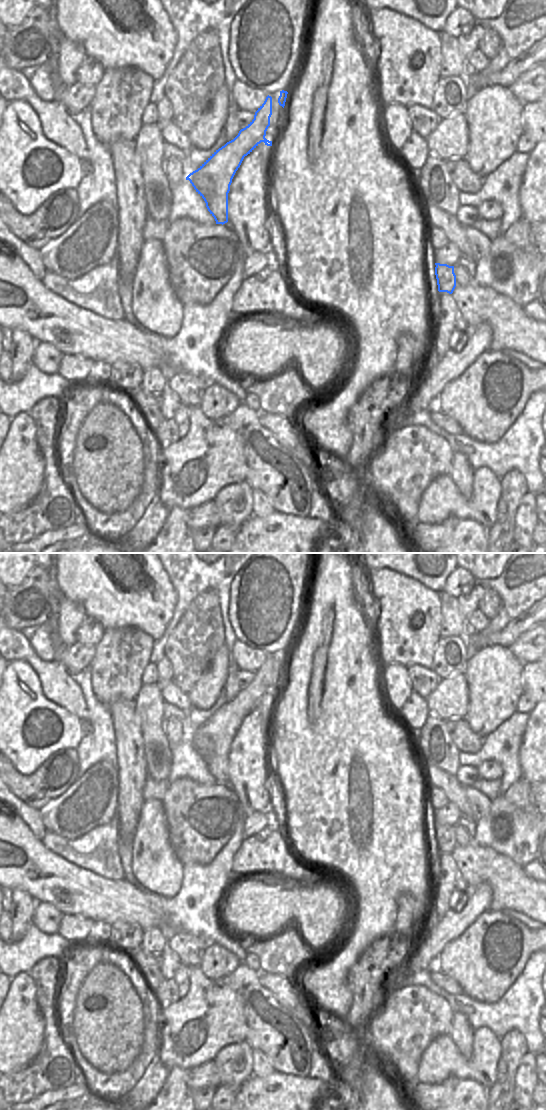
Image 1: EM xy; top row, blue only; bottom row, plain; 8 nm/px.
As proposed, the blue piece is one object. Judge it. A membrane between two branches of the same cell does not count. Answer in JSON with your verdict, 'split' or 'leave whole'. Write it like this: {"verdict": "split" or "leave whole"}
{"verdict": "split"}

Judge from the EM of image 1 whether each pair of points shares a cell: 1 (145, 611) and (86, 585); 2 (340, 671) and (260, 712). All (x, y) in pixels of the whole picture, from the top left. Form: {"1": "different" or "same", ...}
{"1": "same", "2": "different"}

